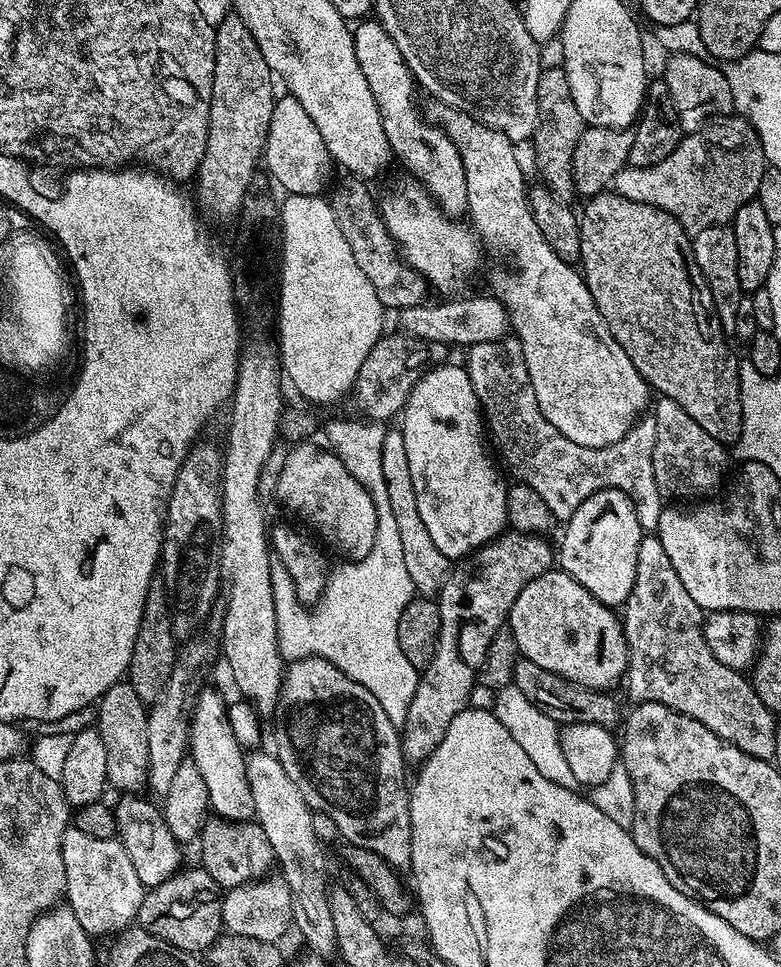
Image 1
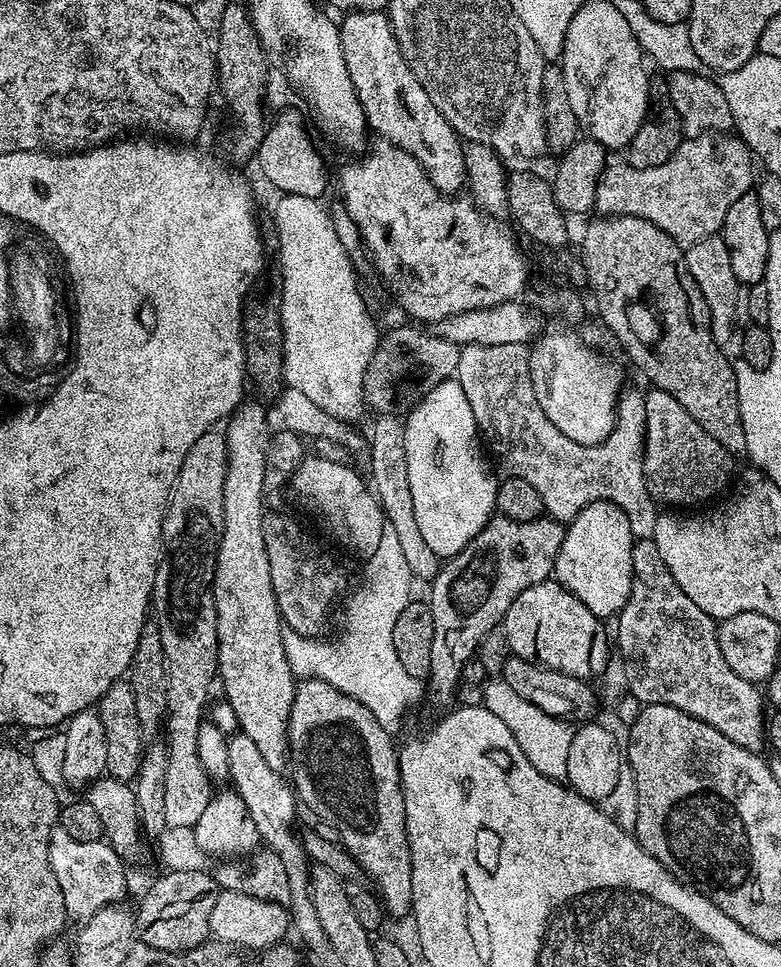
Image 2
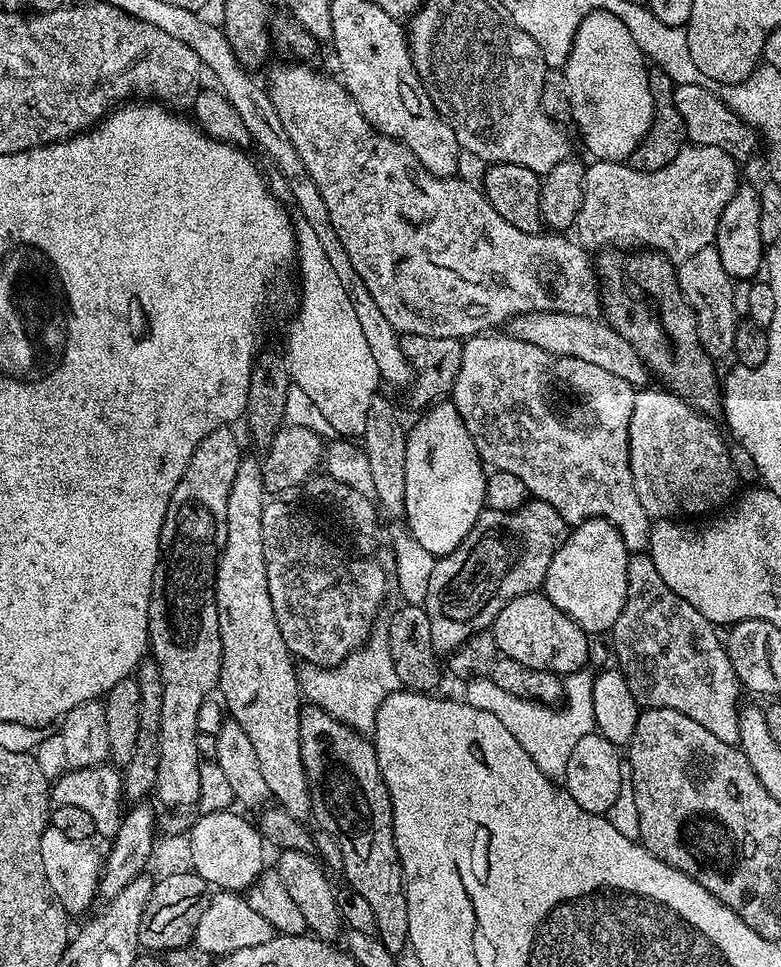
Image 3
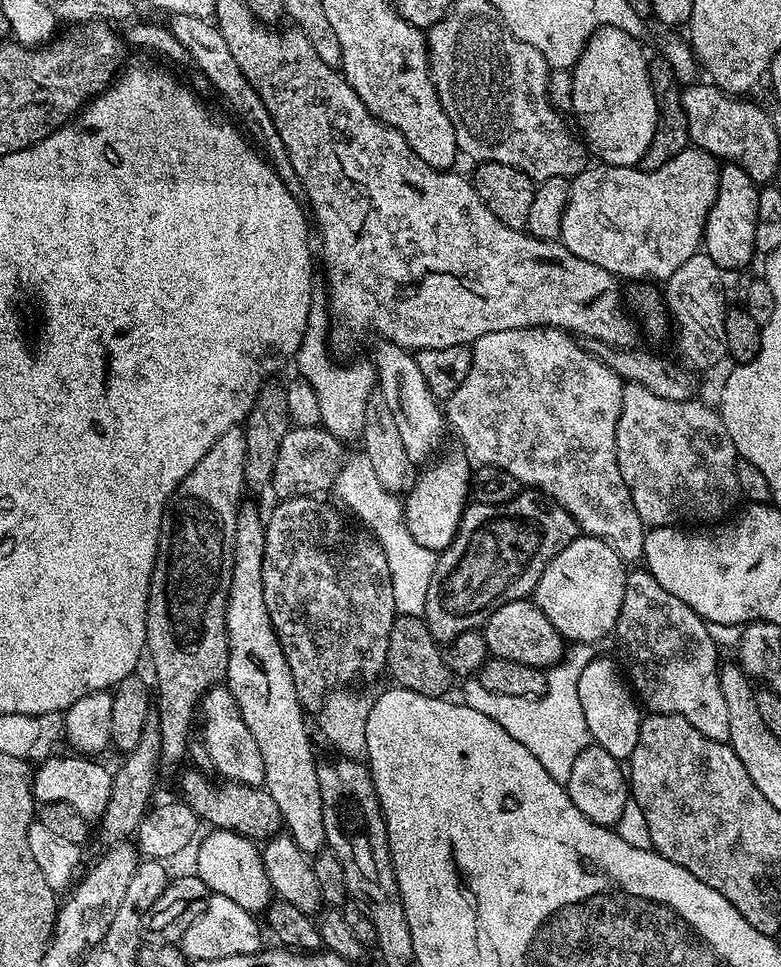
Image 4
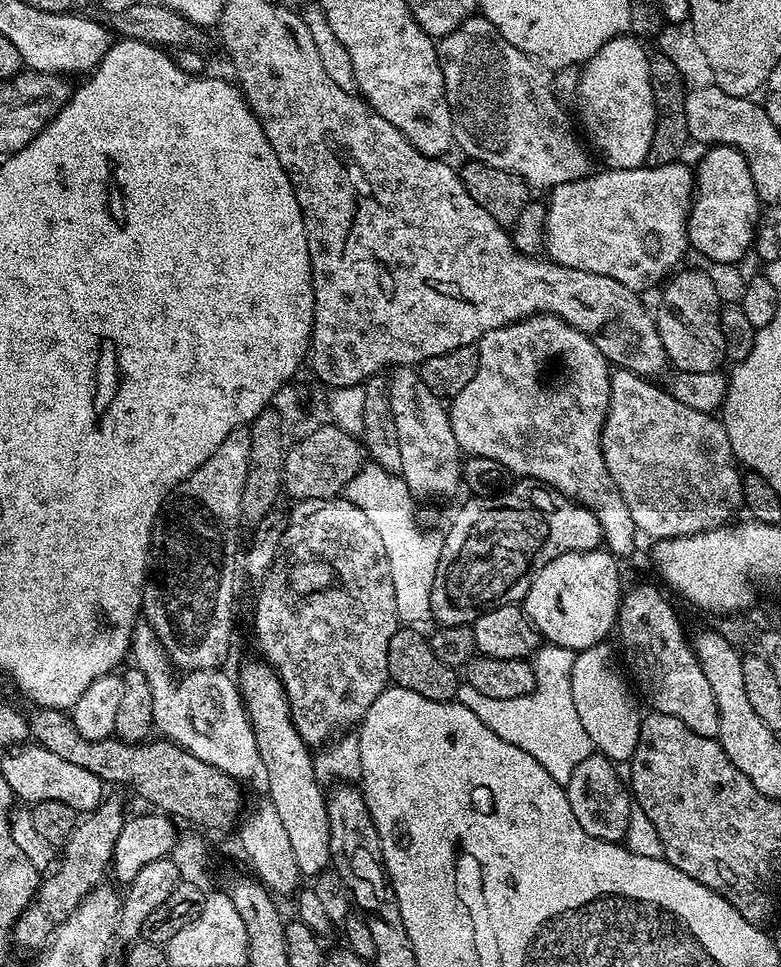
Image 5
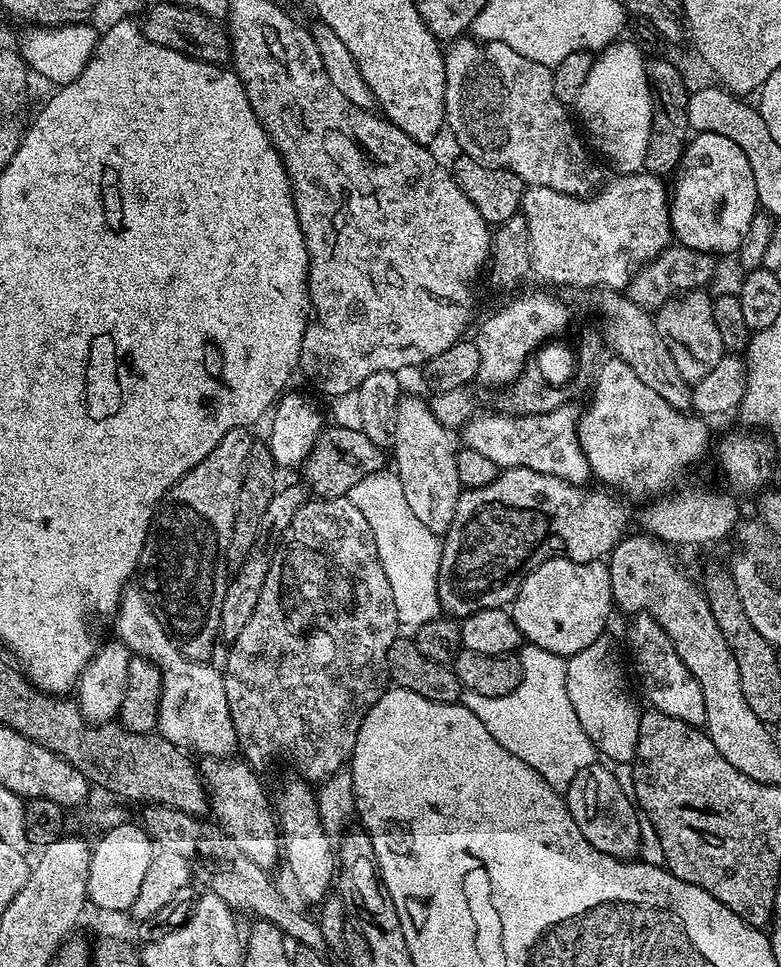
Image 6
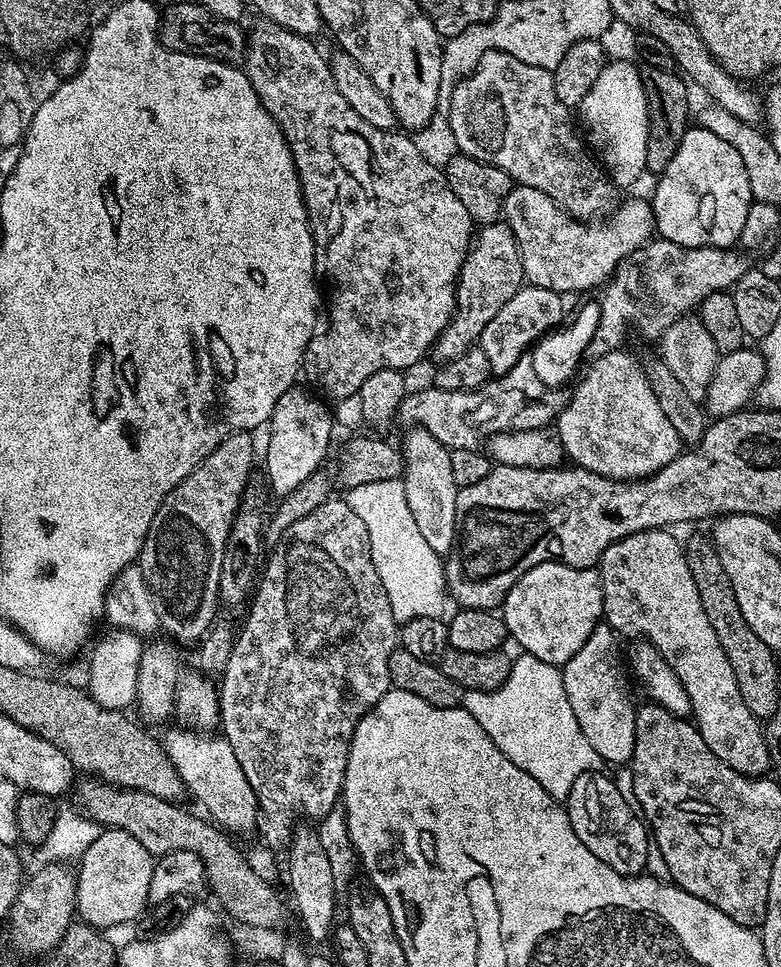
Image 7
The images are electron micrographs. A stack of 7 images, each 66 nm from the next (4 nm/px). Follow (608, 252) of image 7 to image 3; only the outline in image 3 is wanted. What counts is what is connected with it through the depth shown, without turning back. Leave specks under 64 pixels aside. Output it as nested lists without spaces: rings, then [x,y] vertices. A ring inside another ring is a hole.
[[[705,144],[685,146],[670,166],[653,172],[636,172],[627,163],[614,160],[589,163],[575,239],[588,250],[636,244],[632,246],[658,252],[678,266],[715,241],[722,210],[742,184],[736,168],[738,162],[729,152]]]

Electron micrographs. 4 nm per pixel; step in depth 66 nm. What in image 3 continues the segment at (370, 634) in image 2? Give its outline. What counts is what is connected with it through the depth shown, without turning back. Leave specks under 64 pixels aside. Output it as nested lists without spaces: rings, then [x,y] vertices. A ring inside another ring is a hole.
[[[376,630],[369,635],[366,643],[351,652],[334,668],[321,668],[314,664],[304,664],[296,673],[301,693],[308,696],[313,705],[331,714],[356,732],[368,734],[376,727],[376,715],[385,699],[401,691],[402,685],[394,670],[394,658],[390,658],[388,634]]]

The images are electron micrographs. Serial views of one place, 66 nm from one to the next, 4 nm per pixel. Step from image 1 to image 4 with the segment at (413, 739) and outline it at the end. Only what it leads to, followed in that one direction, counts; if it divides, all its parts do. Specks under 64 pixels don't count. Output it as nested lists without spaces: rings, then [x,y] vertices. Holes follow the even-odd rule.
[[[521,490],[509,504],[469,503],[450,546],[436,558],[422,619],[437,642],[479,629],[498,606],[531,597],[542,570],[578,535],[572,515],[549,496]]]

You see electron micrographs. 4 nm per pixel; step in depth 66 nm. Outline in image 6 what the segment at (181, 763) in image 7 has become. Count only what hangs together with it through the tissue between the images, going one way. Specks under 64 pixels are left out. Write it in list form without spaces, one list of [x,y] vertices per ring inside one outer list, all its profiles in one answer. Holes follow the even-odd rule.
[[[208,758],[203,762],[202,775],[215,823],[226,835],[234,838],[234,843],[243,850],[246,858],[258,862],[258,866],[266,870],[275,869],[282,856],[278,817],[263,782],[256,777],[259,775],[251,764],[240,758]]]

